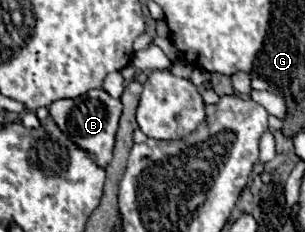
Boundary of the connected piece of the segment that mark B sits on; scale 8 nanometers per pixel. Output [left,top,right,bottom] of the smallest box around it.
[48,89,122,167]

